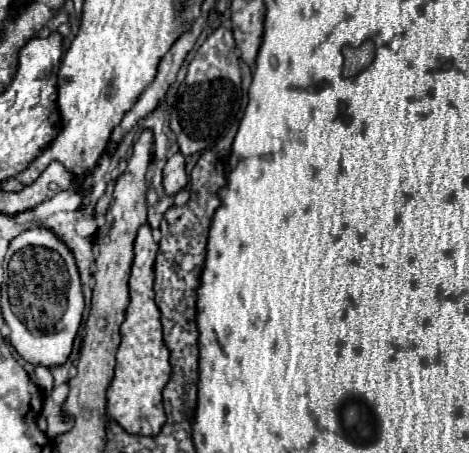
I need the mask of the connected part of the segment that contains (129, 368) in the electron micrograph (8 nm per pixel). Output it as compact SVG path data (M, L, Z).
M143 224L135 238L135 258L129 278L129 306L125 322L121 324L121 346L117 352L115 378L107 388L107 412L129 434L157 436L165 424L165 410L161 392L169 380L169 350L163 344L161 314L153 300L153 264L157 256L157 244L151 236L149 224Z

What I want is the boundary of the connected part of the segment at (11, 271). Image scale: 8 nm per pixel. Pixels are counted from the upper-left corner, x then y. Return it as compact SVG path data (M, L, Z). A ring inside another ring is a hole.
M25 230L9 244L5 280L1 284L1 308L11 328L11 344L23 360L45 368L63 366L69 360L83 316L83 292L69 248L51 230Z

